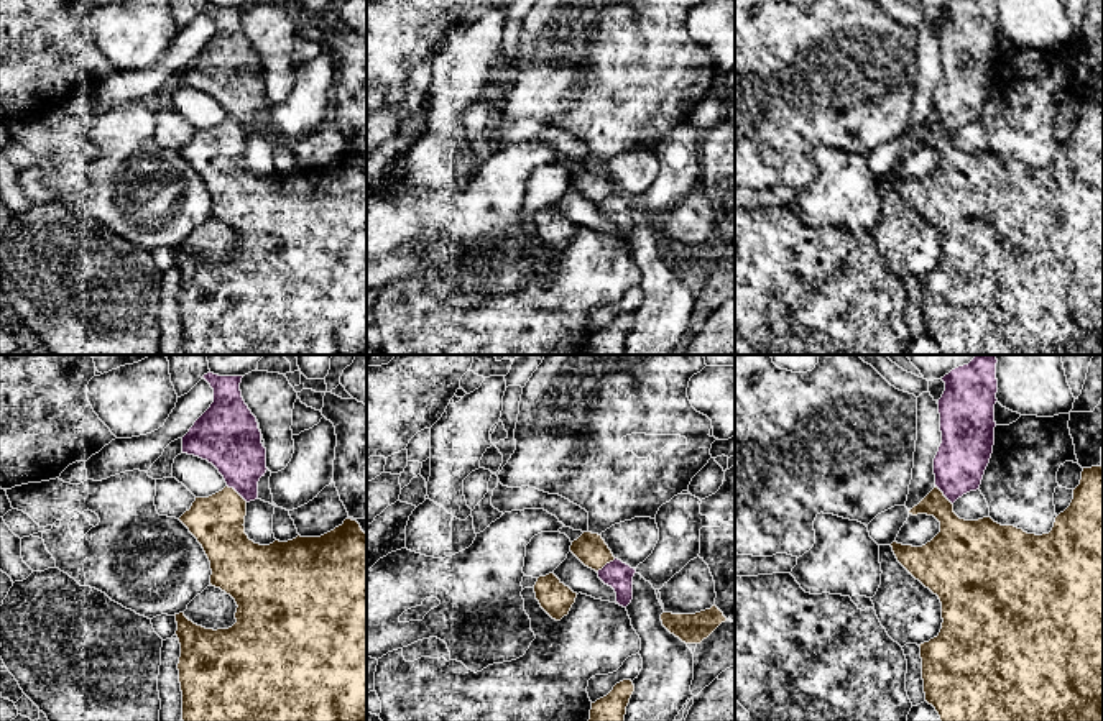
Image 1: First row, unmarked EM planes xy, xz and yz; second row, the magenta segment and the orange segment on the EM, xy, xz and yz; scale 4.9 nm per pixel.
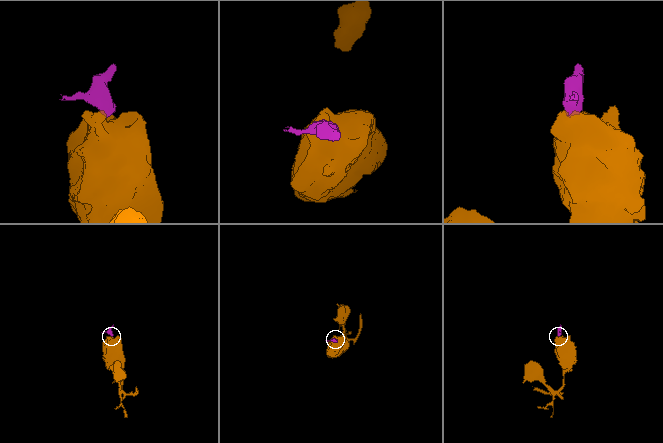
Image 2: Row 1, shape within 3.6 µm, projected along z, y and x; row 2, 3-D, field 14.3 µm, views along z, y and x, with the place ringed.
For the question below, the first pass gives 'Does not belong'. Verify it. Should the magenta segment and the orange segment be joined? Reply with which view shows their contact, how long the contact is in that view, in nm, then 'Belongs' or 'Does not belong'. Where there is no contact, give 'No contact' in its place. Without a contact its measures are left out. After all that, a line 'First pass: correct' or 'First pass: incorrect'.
Touches magenta in xy. Shared border 130 nm. Does not belong
First pass: correct

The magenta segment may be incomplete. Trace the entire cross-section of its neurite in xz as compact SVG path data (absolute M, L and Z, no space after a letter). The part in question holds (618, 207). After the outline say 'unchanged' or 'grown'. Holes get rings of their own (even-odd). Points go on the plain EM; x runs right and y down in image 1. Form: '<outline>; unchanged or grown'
M615 191L597 205L605 217L615 222L616 235L626 240L633 232L633 209L636 202Z; unchanged

